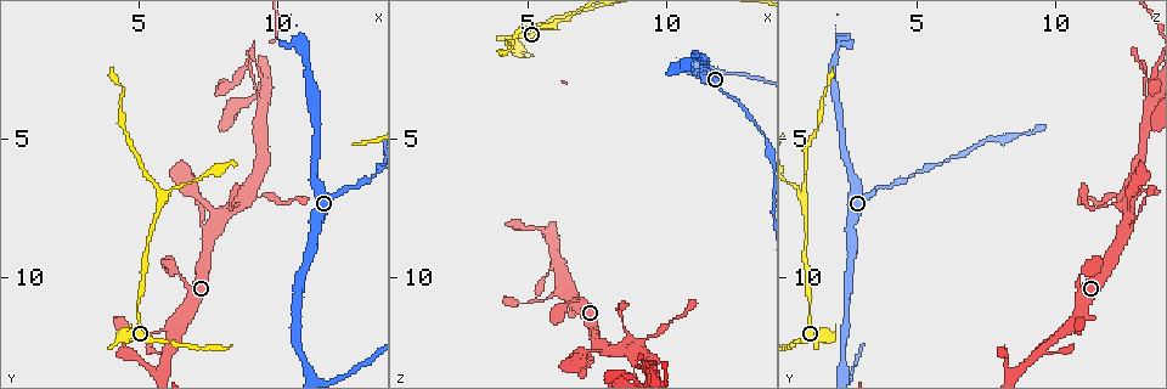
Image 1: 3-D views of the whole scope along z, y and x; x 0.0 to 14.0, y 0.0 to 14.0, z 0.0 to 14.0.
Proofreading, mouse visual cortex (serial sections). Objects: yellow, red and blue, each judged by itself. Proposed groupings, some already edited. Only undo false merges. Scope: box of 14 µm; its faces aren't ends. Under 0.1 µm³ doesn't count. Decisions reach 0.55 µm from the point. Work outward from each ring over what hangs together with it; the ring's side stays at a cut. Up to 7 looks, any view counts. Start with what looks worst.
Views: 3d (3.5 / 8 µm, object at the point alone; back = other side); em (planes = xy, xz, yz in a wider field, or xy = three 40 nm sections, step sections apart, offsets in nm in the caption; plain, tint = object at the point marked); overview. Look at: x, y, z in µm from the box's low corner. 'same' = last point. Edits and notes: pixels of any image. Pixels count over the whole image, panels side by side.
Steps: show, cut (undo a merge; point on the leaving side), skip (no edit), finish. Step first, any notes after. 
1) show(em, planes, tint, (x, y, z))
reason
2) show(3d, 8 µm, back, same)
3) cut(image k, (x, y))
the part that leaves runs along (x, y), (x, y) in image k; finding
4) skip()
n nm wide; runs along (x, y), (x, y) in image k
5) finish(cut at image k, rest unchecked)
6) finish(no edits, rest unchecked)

show(3d, 3.5 µm, (6.3, 11.8, 10.5))
branch point

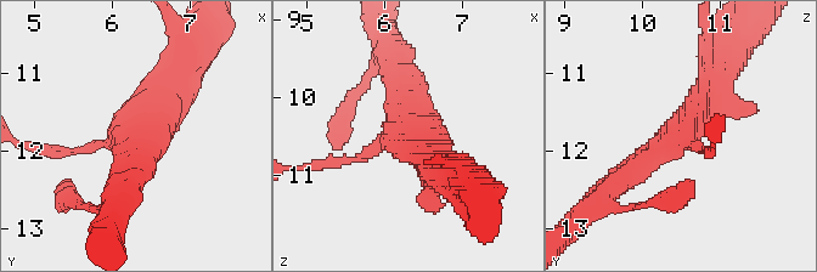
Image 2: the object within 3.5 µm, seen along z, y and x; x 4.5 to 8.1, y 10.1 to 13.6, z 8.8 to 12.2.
show(em, xy, step 2, tint, (6.35, 11.85, 10.45))
shape alone is not enough

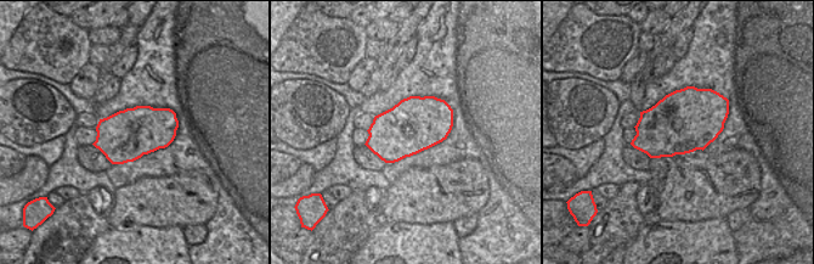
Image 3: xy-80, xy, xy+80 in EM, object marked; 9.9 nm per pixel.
skip()
runs along (715, 78), (671, 142), (612, 186) in image 2; all the same cell

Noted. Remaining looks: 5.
show(3d, 3.5 µm, (10.8, 1.6, 2.3))
sharp bend

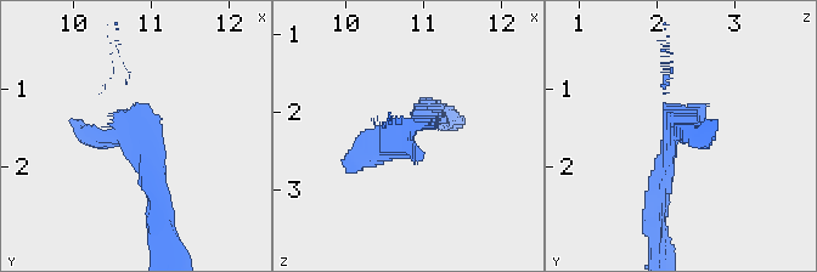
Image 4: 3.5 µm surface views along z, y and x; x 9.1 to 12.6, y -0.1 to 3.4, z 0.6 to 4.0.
skip()
runs along (156, 210), (130, 129), (78, 122) in image 4; one cell here

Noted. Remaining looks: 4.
show(3d, 3.5 µm, (5.0, 11.0, 1.1))
narrows sharply

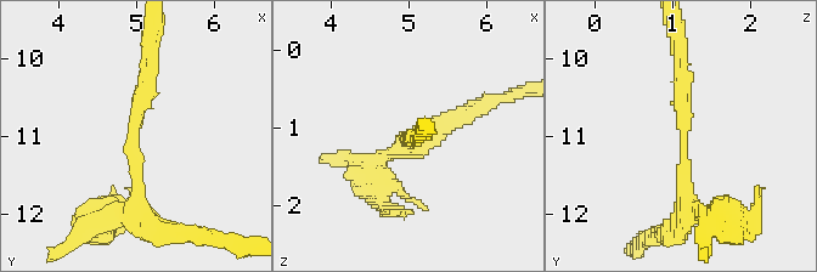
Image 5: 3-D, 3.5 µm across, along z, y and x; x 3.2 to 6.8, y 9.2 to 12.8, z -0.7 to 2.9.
show(em, xy, step 1, tint, (5.00, 10.95, 1.15))
arms of 200, 200 nm; shape alone is not enough

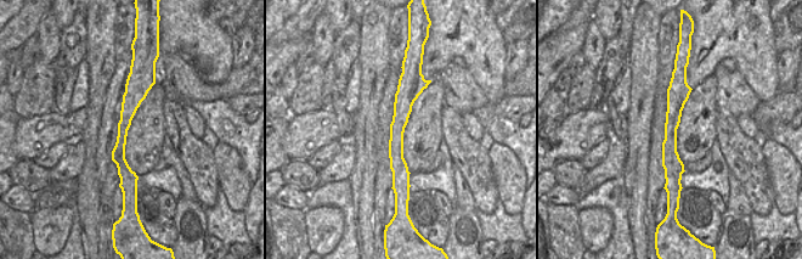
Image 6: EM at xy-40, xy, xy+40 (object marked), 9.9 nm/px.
skip()
runs along (408, 80), (396, 129), (395, 185) in image 6; continuous, no second cell

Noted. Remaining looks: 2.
finish(no edits, rest unchecked)

